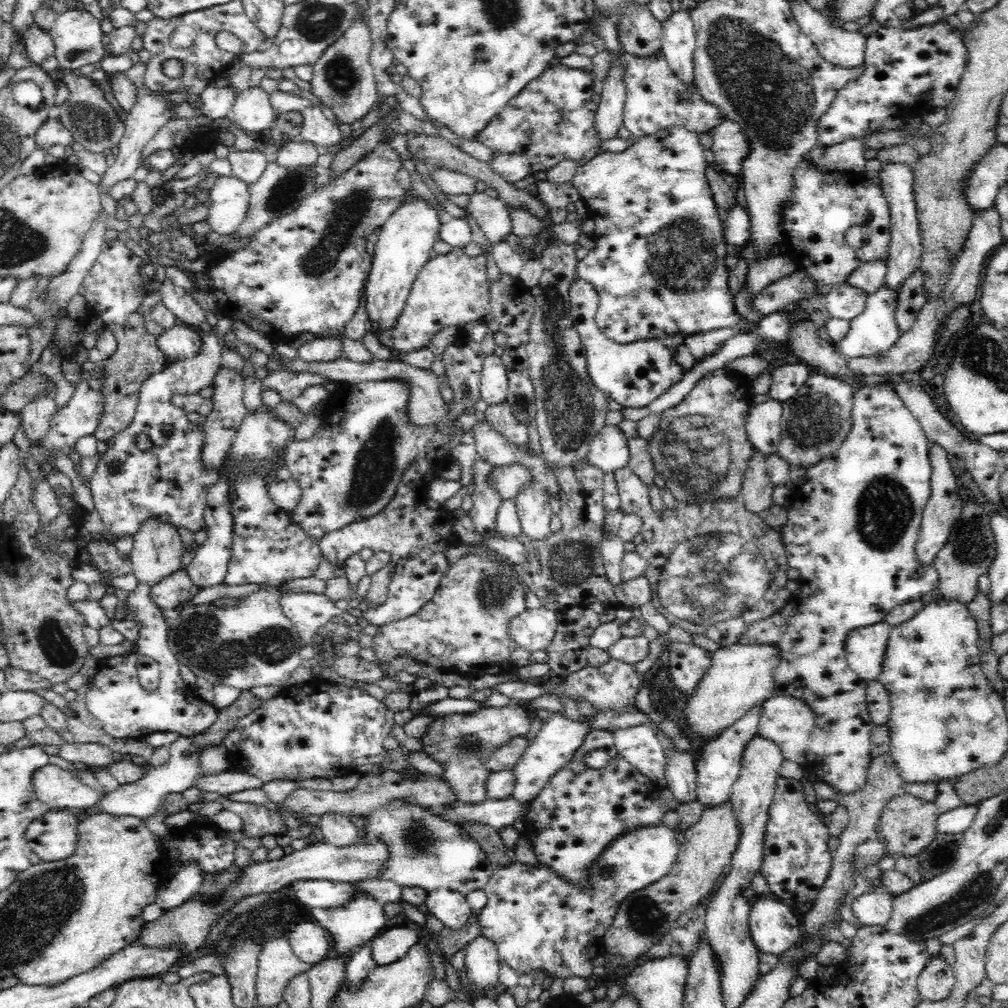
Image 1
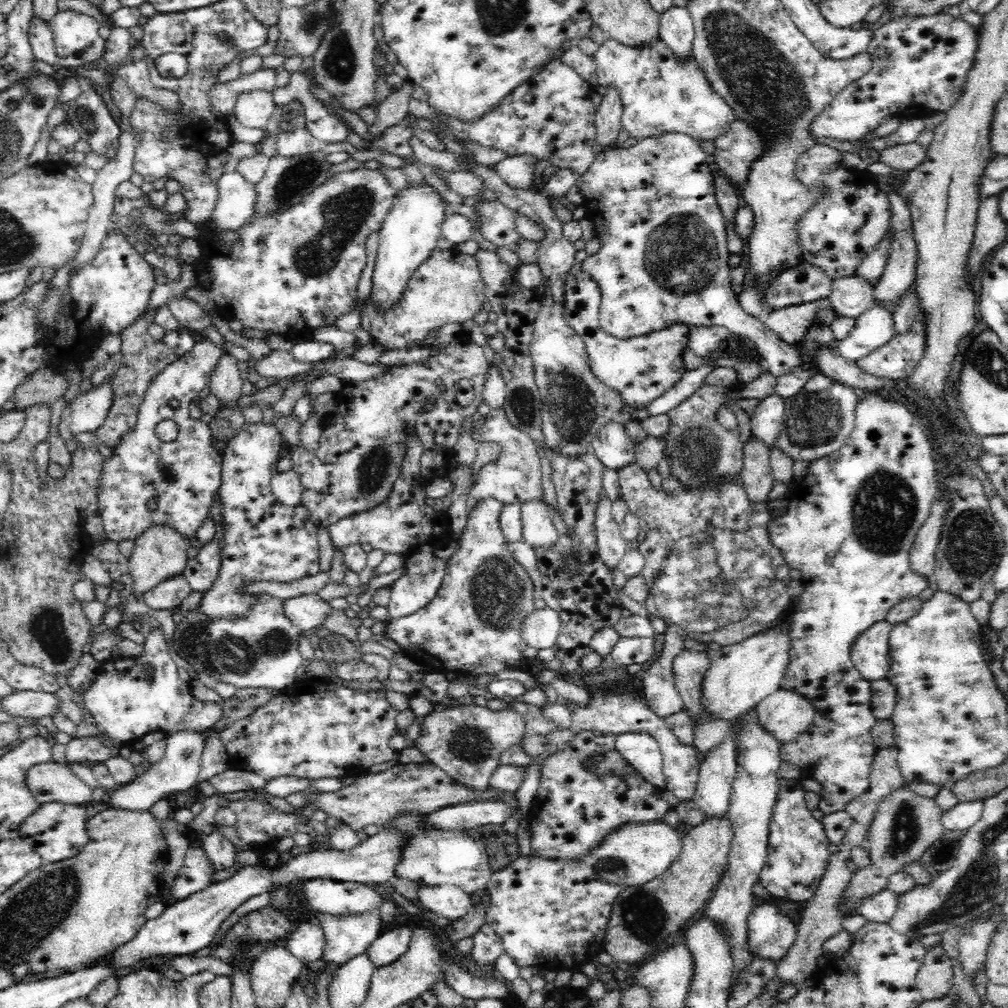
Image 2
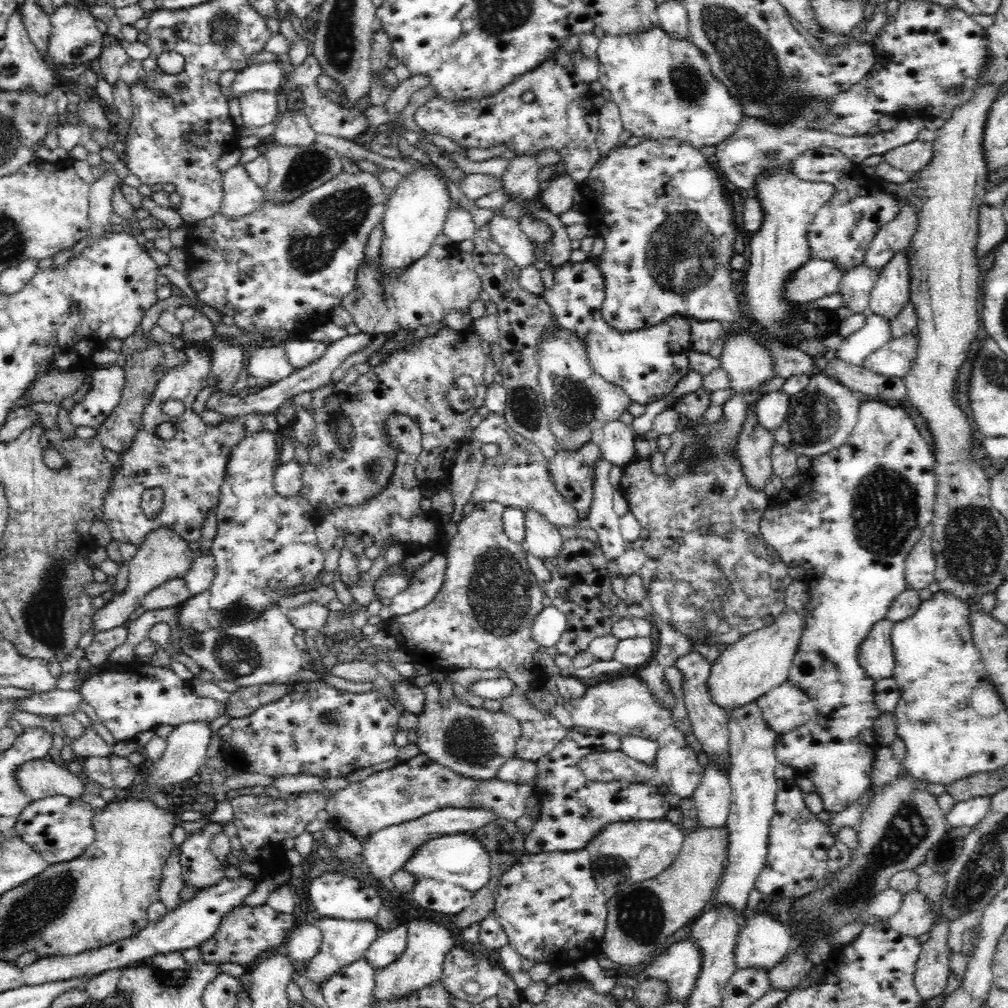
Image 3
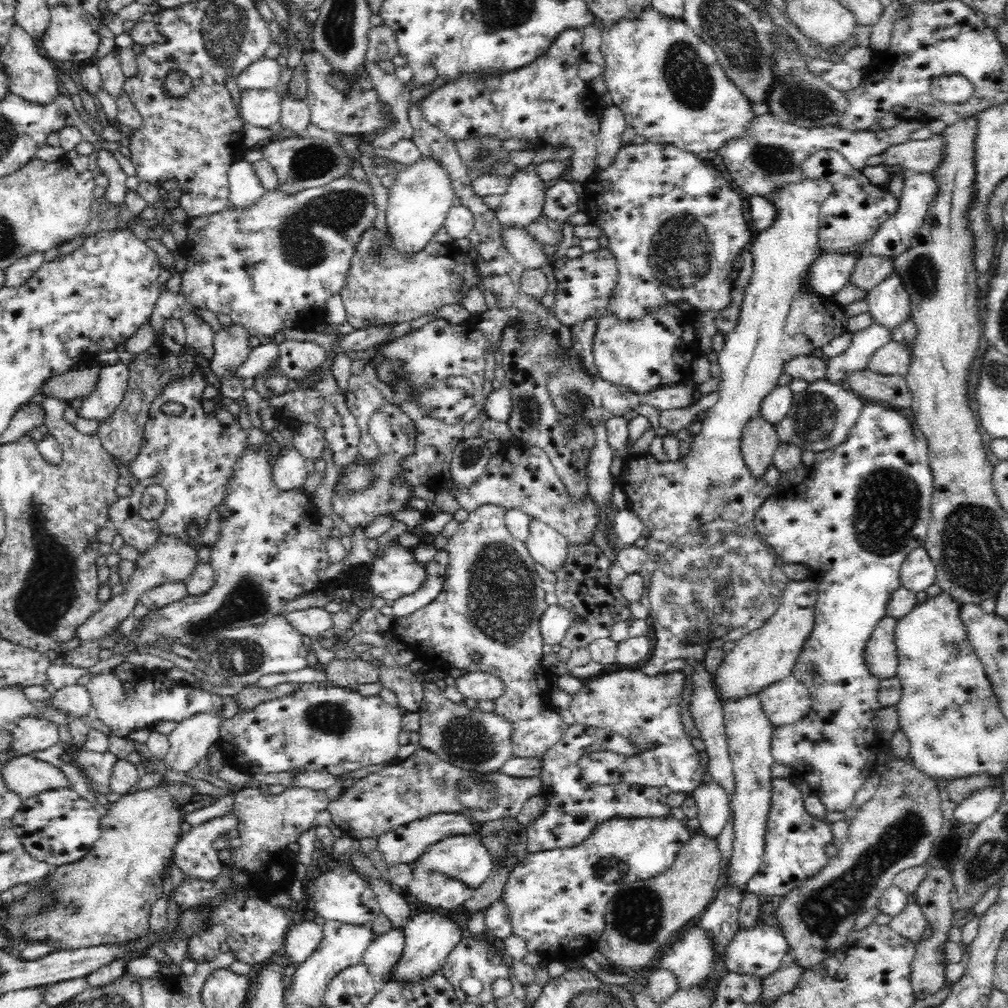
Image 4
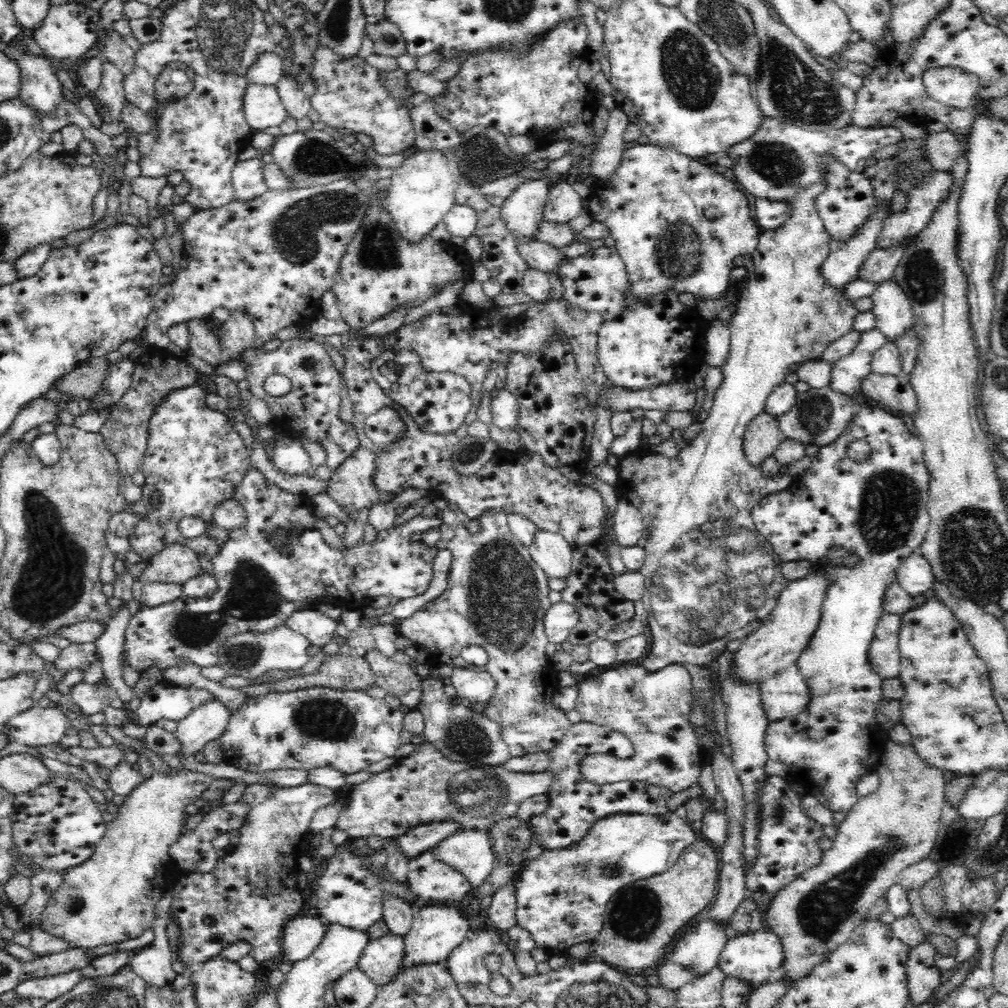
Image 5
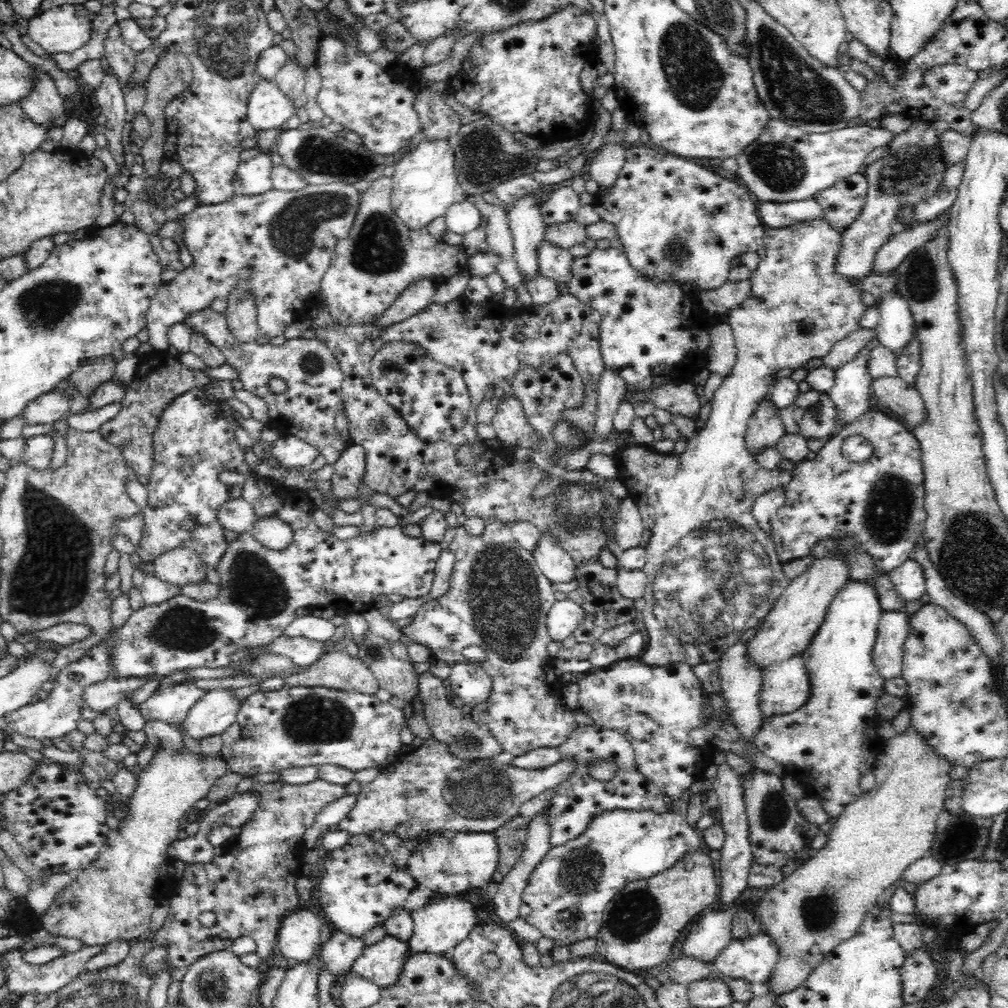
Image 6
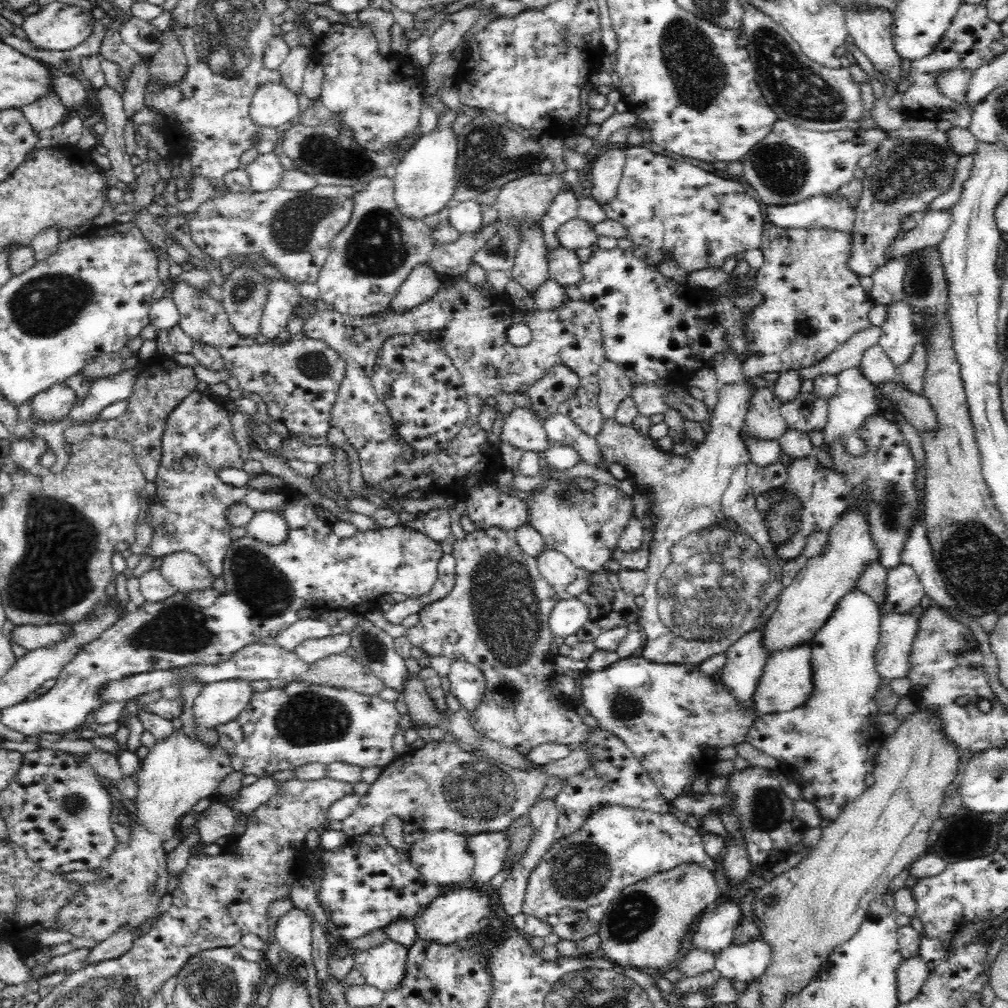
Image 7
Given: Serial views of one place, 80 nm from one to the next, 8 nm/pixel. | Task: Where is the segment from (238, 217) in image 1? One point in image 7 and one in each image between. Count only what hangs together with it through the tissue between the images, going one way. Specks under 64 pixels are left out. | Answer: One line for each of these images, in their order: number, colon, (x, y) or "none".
2: (236, 196)
3: (241, 195)
4: (245, 188)
5: (248, 181)
6: (253, 177)
7: (265, 171)

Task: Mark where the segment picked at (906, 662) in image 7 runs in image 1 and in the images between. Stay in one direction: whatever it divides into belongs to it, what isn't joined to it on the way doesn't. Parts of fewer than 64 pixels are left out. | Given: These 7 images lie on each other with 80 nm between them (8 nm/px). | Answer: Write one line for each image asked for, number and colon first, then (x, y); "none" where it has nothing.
1: (865, 647)
2: (870, 653)
3: (876, 655)
4: (880, 655)
5: (884, 653)
6: (887, 654)

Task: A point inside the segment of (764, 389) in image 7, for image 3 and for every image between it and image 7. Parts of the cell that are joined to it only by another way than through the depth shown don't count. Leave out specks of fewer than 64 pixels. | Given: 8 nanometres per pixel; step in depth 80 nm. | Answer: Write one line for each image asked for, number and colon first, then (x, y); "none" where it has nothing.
3: (754, 447)
4: (759, 441)
5: (761, 437)
6: (765, 428)

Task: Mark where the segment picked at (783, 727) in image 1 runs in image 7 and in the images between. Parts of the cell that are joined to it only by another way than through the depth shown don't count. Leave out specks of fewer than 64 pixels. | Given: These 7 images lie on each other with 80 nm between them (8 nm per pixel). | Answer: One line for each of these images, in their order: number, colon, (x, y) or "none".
2: (785, 714)
3: (786, 707)
4: (787, 701)
5: (786, 694)
6: (785, 688)
7: (786, 683)

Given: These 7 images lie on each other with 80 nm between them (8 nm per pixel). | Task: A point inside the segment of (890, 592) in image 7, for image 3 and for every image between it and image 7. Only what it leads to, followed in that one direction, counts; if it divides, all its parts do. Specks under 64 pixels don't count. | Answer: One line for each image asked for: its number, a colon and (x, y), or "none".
3: (920, 565)
4: (917, 573)
5: (915, 575)
6: (908, 578)

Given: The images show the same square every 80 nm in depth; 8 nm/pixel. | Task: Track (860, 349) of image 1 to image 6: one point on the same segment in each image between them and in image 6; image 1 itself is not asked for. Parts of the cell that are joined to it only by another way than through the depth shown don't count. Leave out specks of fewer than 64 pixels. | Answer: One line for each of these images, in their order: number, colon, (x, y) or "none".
2: (874, 328)
3: (876, 332)
4: (866, 342)
5: (847, 371)
6: (851, 393)

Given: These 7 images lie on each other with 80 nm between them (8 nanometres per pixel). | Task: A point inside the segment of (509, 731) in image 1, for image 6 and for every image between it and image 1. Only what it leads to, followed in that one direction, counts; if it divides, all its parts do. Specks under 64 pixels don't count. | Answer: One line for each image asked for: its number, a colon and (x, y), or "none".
2: (466, 741)
3: (473, 742)
4: (474, 740)
5: (470, 738)
6: (468, 740)

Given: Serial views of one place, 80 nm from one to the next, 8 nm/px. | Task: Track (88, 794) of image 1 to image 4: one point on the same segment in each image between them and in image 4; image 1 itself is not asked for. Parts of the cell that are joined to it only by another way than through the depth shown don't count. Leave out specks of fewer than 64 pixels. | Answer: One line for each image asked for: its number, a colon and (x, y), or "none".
2: (50, 782)
3: (37, 778)
4: (26, 776)

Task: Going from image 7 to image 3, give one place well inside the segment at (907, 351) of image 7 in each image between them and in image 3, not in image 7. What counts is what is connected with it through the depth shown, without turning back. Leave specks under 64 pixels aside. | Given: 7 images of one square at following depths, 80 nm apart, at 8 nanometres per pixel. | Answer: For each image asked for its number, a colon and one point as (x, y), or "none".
3: (891, 294)
4: (889, 304)
5: (892, 309)
6: (896, 329)

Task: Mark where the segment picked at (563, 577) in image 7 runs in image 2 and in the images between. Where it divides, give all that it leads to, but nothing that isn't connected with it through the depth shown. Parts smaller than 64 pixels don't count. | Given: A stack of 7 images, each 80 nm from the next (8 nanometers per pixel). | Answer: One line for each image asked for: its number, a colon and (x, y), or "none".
2: (538, 530)
3: (542, 539)
4: (547, 547)
5: (552, 553)
6: (556, 564)

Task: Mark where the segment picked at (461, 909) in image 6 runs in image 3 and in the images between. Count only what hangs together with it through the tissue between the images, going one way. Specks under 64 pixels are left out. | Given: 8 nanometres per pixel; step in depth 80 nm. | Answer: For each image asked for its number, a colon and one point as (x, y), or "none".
3: (428, 942)
4: (429, 937)
5: (437, 930)

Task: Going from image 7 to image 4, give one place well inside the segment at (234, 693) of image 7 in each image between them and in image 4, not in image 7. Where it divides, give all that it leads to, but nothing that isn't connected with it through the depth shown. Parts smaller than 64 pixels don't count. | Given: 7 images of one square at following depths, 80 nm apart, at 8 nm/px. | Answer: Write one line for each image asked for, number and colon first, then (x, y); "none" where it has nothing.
4: (190, 741)
5: (206, 723)
6: (216, 709)

